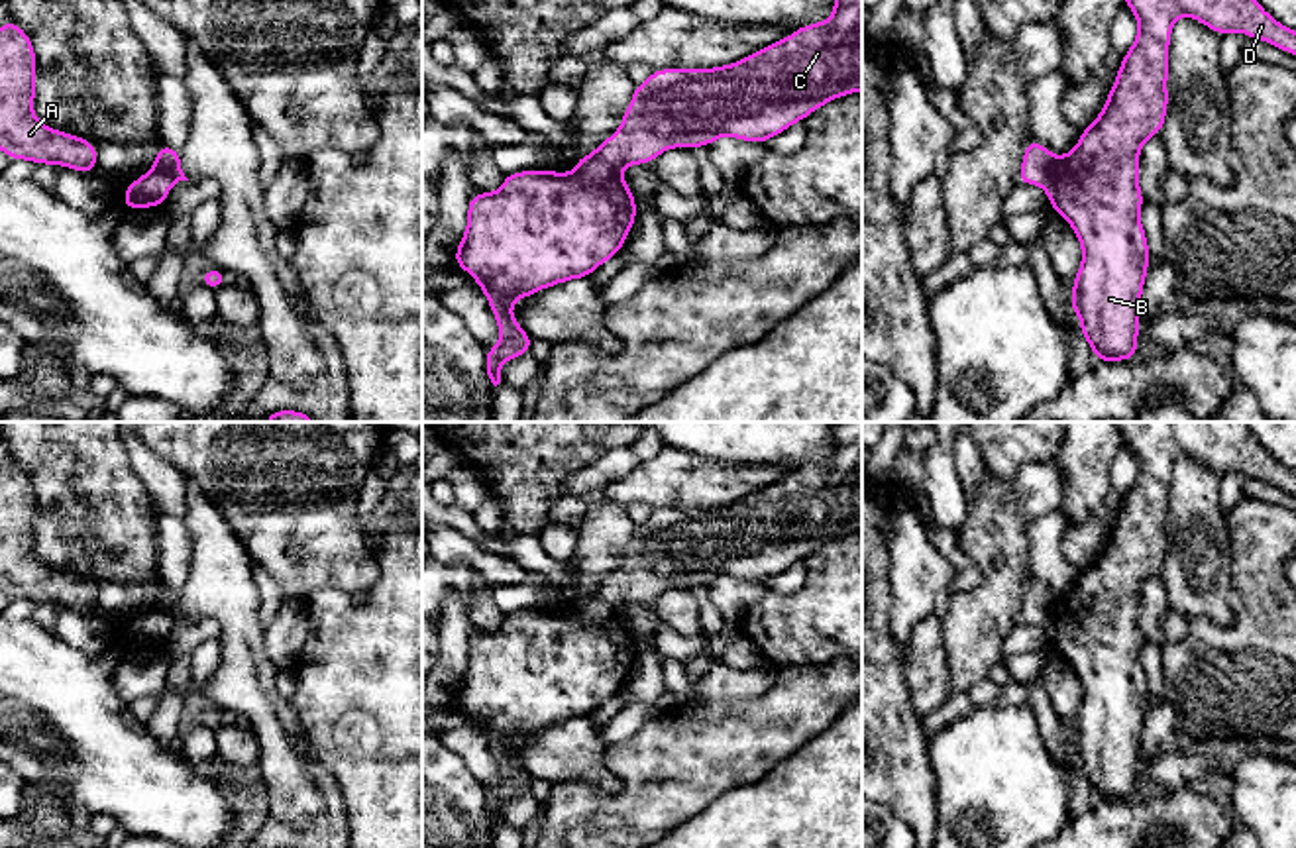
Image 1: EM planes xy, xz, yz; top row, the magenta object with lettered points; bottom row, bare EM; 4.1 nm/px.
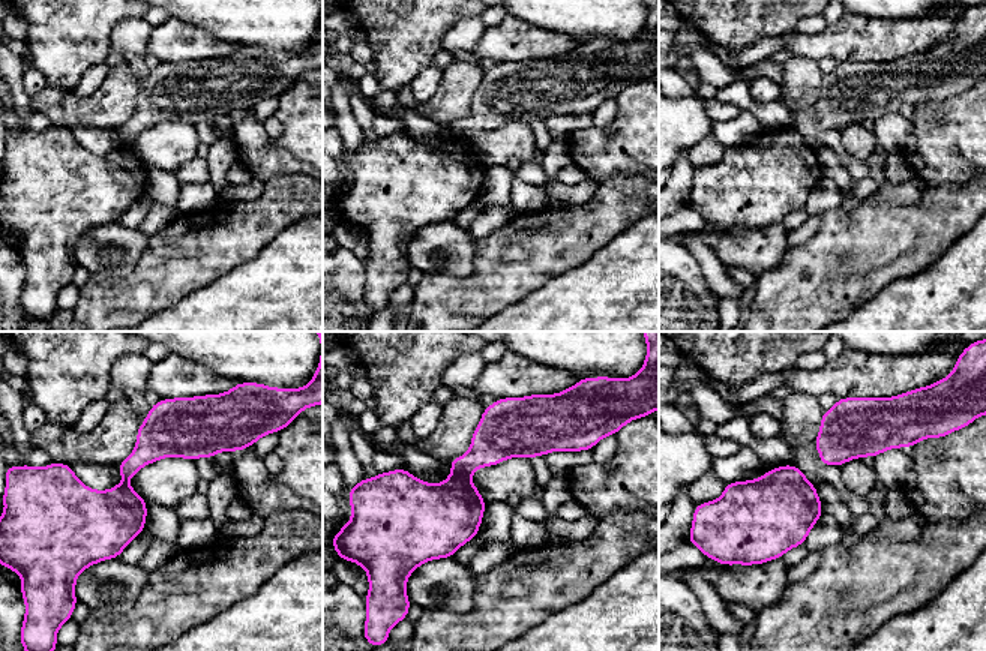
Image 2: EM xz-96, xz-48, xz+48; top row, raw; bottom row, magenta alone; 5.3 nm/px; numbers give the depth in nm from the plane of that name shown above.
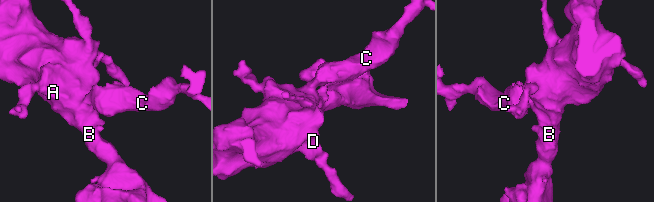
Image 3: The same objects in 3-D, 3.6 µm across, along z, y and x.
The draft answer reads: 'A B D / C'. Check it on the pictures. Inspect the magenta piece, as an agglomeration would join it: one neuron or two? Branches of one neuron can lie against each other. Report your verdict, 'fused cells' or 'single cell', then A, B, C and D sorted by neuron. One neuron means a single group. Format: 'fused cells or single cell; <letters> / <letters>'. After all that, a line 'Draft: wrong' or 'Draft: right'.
fused cells; A B D / C
Draft: right

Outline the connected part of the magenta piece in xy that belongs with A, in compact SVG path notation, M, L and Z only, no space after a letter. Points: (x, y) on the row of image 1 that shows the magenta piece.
M16 24L0 26L0 149L6 157L33 165L63 165L96 173L98 147L75 133L57 132L33 116L35 51Z

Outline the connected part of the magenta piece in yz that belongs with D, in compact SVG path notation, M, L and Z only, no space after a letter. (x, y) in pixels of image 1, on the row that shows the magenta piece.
M1123 0L1137 18L1139 31L1123 55L1107 102L1098 118L1080 133L1076 147L1056 157L1041 183L1053 212L1076 232L1082 265L1070 283L1070 308L1080 316L1080 334L1098 363L1137 357L1141 292L1149 271L1149 241L1141 226L1139 153L1141 145L1164 128L1168 108L1168 47L1178 16L1188 16L1217 35L1241 31L1296 55L1296 31L1284 27L1257 0Z

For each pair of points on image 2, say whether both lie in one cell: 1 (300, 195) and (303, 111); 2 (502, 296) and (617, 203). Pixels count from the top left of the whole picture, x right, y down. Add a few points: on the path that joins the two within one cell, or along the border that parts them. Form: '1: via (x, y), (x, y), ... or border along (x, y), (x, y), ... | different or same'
1: border along (306, 174), (276, 174), (267, 182) | different
2: via (532, 284), (587, 227) | same

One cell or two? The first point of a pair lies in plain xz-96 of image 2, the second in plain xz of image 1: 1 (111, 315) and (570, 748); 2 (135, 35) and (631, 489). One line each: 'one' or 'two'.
1: two
2: two

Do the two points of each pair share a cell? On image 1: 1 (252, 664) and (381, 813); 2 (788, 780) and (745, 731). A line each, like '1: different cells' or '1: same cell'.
1: different cells
2: different cells

